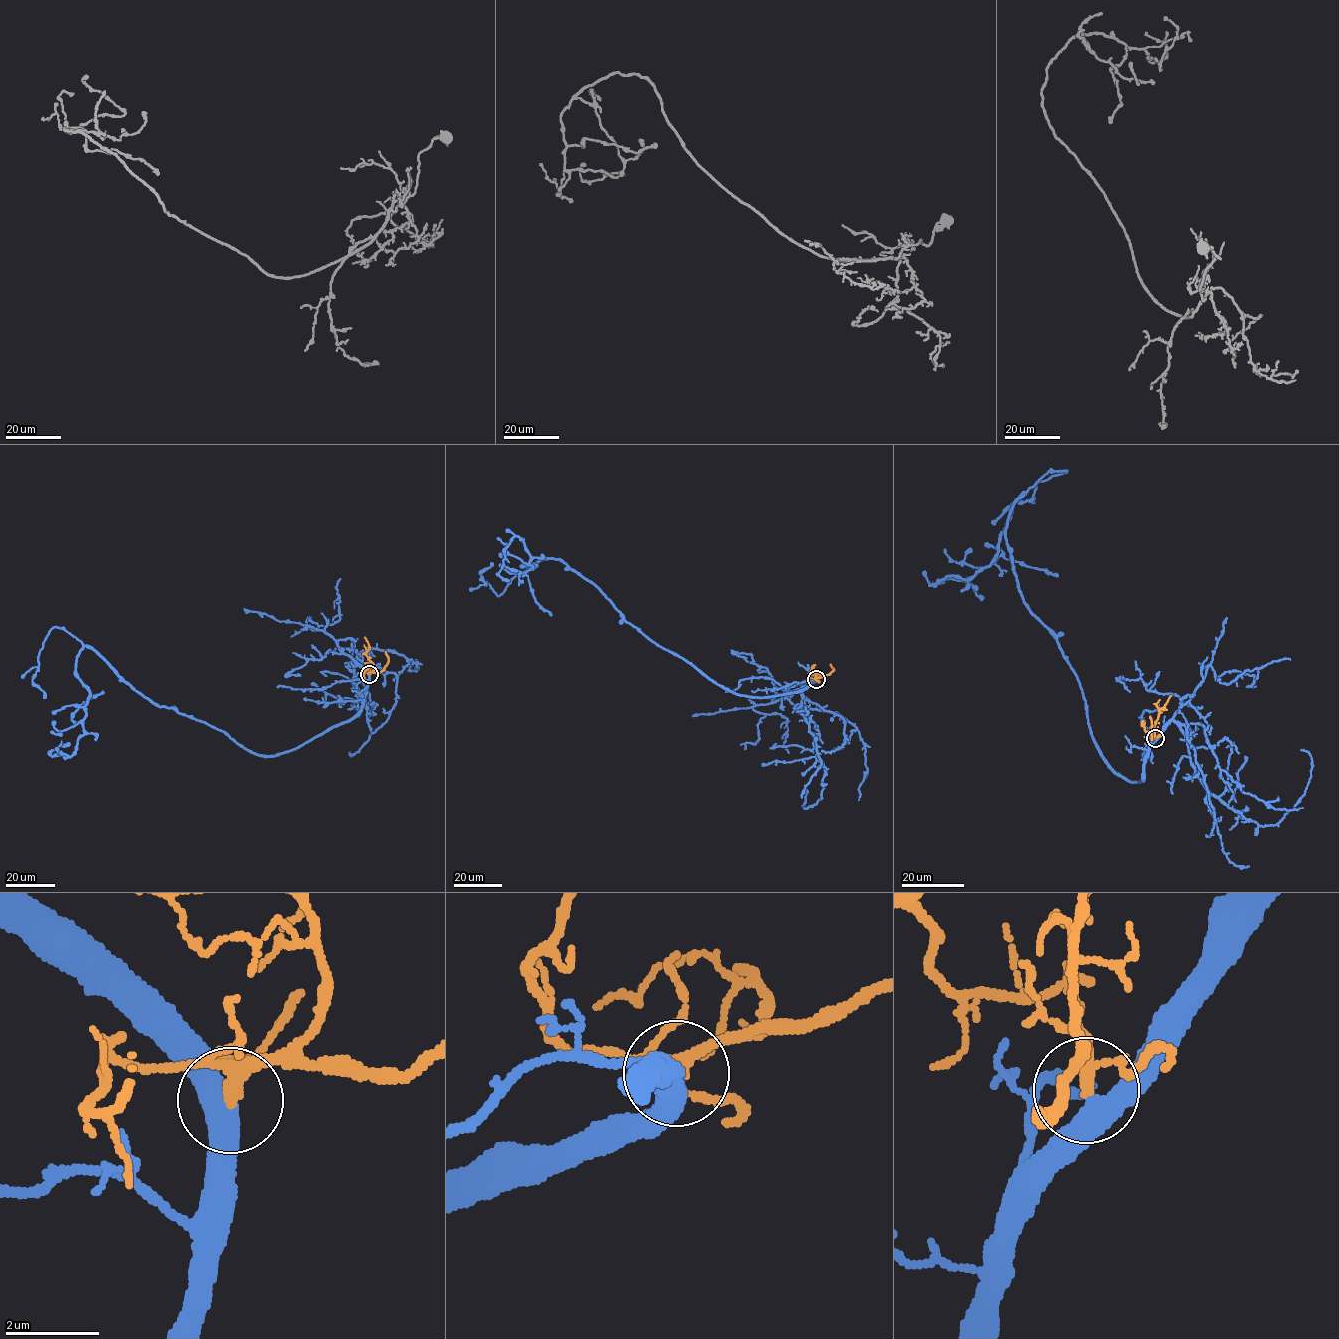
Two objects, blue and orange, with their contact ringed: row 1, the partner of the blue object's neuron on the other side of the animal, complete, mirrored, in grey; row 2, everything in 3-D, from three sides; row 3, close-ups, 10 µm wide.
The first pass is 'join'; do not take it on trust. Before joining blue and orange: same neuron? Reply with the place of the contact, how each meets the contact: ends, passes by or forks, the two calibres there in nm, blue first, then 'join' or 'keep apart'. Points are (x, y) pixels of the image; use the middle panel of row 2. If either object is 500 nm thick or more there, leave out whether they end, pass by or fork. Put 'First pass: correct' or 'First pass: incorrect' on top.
First pass: incorrect
place (816, 679); blue passes by; orange forks; calibres 400 and 180 nm; keep apart

